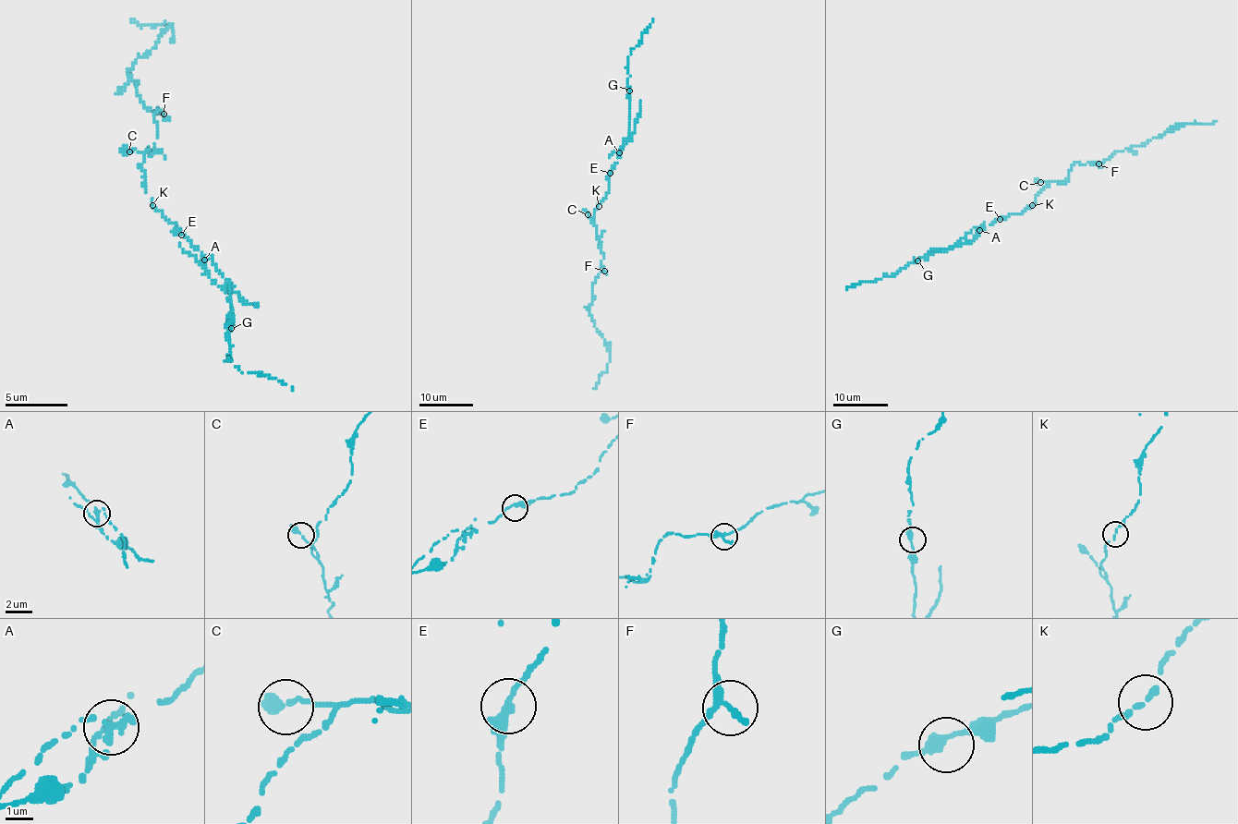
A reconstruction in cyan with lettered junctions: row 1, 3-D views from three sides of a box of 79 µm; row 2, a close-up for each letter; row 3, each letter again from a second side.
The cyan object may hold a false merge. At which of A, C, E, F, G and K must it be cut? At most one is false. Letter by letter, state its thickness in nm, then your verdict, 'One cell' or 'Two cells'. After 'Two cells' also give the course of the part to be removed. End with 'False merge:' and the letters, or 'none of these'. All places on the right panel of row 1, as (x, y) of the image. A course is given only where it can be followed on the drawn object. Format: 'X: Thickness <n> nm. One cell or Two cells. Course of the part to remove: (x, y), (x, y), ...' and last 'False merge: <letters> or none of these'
A: Thickness 400 nm. Two cells. Course of the part to remove: (980, 229), (972, 241), (928, 250)
C: Thickness 440 nm. One cell
E: Thickness 300 nm. One cell
F: Thickness 320 nm. One cell
G: Thickness 280 nm. One cell
K: Thickness 160 nm. One cell
False merge: A

